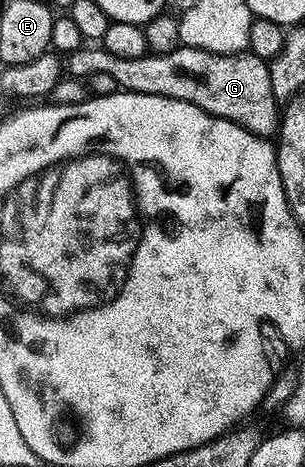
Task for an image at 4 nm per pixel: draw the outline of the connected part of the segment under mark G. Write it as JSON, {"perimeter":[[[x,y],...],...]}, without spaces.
{"perimeter":[[[81,47],[78,51],[67,54],[67,72],[77,79],[87,79],[99,73],[105,73],[113,77],[114,83],[121,90],[125,89],[128,92],[125,94],[128,95],[139,95],[144,99],[150,97],[178,99],[182,103],[190,103],[210,115],[232,121],[244,129],[249,129],[257,137],[265,139],[271,138],[279,130],[282,109],[274,95],[274,87],[270,87],[268,61],[265,58],[255,57],[252,51],[211,53],[201,49],[181,47],[169,53],[147,52],[138,59],[118,59],[118,55],[110,55],[110,51],[106,51],[102,47],[96,47],[96,49],[88,48]]]}

